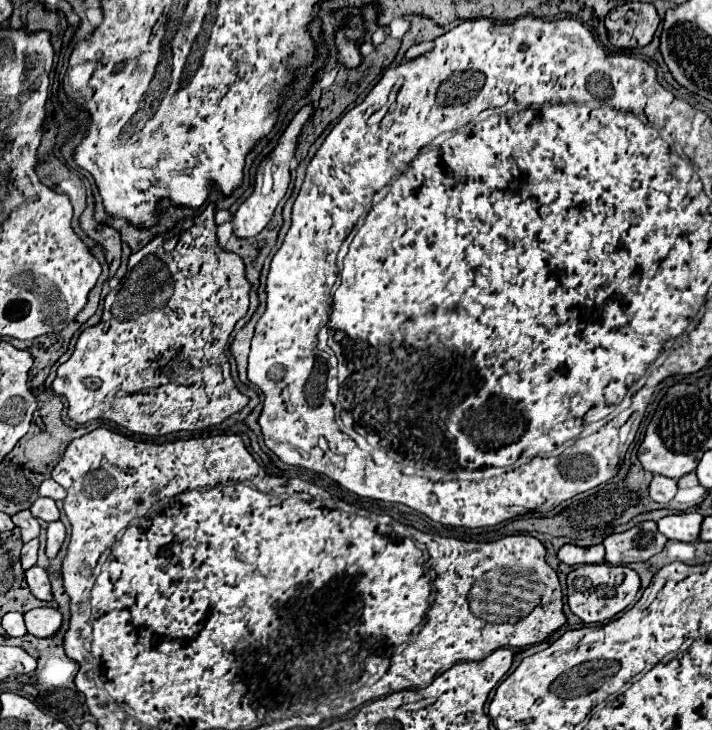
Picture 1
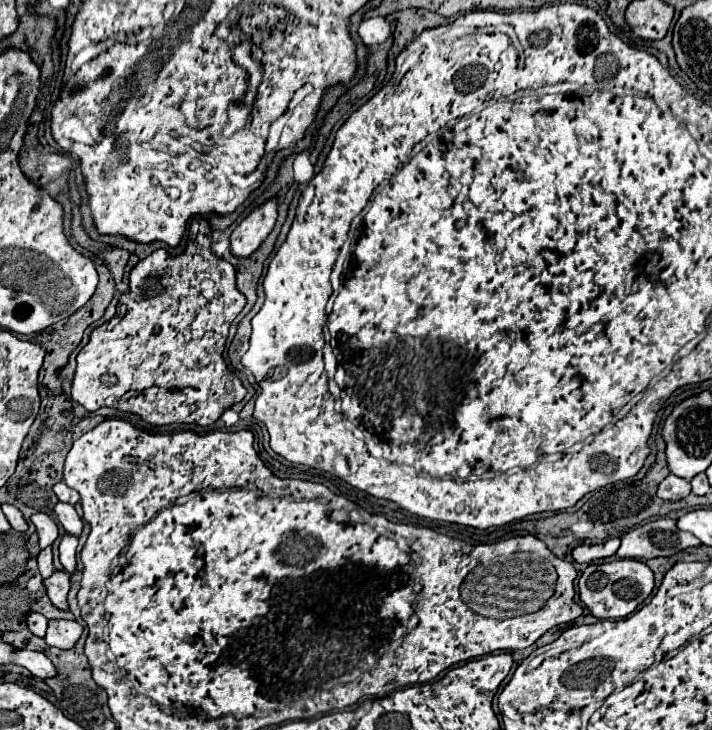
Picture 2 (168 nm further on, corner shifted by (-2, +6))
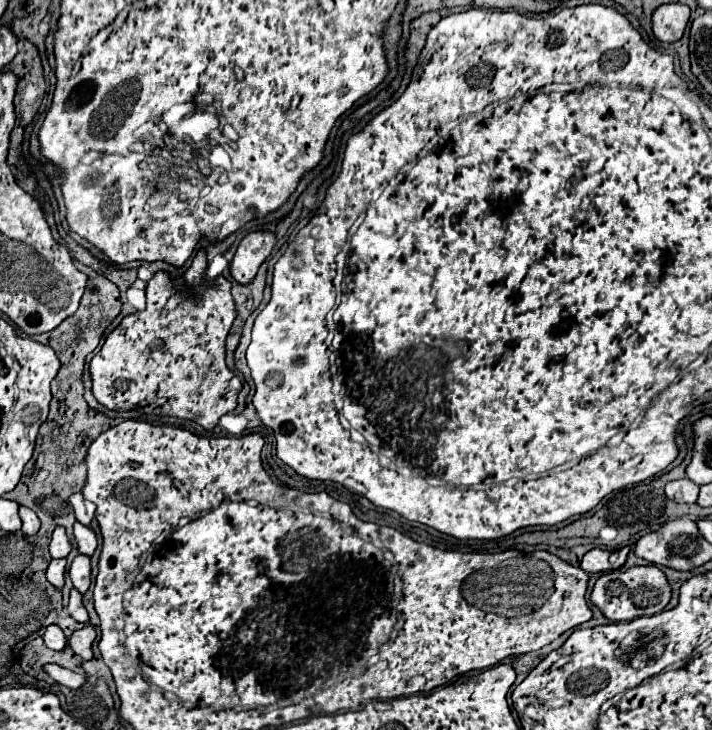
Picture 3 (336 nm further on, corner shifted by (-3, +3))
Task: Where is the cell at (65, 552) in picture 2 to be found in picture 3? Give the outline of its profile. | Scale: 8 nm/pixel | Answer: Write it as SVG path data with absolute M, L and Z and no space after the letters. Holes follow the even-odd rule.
M79 554L79 556L73 560L69 574L71 574L73 586L75 586L81 594L85 594L85 592L89 590L89 584L91 584L91 562L89 562L89 558L83 556L83 554Z

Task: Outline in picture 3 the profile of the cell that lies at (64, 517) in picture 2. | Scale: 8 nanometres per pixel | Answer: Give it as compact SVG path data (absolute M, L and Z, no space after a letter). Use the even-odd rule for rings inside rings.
M75 524L75 538L77 538L77 546L79 546L79 552L85 554L85 556L93 556L95 548L97 548L97 536L93 530L89 530L87 526L83 524Z

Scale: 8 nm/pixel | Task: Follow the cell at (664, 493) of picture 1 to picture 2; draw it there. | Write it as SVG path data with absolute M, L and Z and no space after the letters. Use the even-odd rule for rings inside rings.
M668 475L660 485L658 485L658 497L666 501L678 501L684 499L690 493L690 483L678 475Z

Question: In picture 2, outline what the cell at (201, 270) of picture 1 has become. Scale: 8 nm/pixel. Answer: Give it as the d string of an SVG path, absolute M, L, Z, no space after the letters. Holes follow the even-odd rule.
M208 219L200 221L200 229L194 241L186 245L180 255L168 255L166 249L156 249L150 257L140 260L130 273L130 291L120 295L118 313L108 323L94 327L90 341L76 357L76 373L72 379L72 399L86 411L100 407L120 407L128 393L142 393L148 387L204 389L204 407L180 407L186 423L212 425L226 409L246 397L246 389L238 375L228 369L224 361L224 345L230 323L238 317L246 305L246 297L236 289L236 269L216 257L210 249L212 227Z

